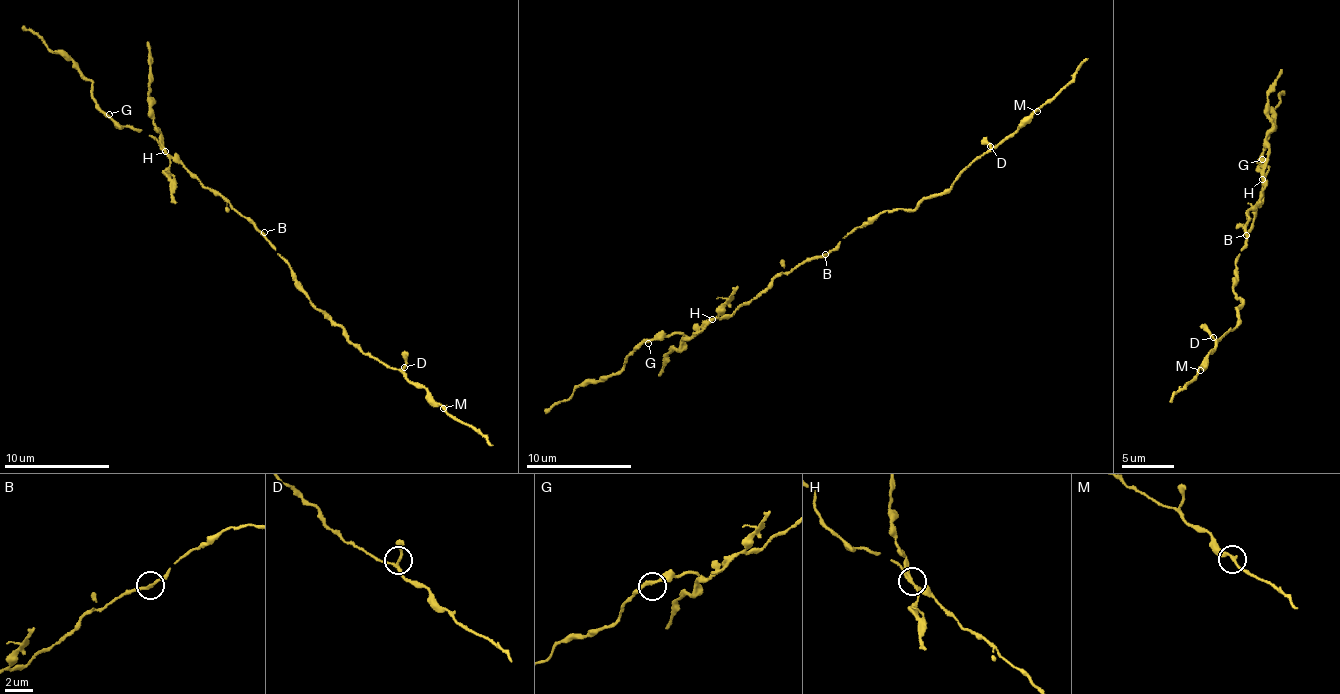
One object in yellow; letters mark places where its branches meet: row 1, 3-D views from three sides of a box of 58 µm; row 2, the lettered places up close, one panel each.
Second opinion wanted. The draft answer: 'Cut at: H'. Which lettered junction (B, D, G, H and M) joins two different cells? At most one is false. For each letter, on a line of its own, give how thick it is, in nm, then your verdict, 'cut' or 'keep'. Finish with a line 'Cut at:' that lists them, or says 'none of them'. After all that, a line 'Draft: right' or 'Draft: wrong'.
B: calibre 180 nm; keep
D: calibre 180 nm; keep
G: calibre 200 nm; keep
H: calibre 190 nm; cut
M: calibre 190 nm; keep
Cut at: H
Draft: right

